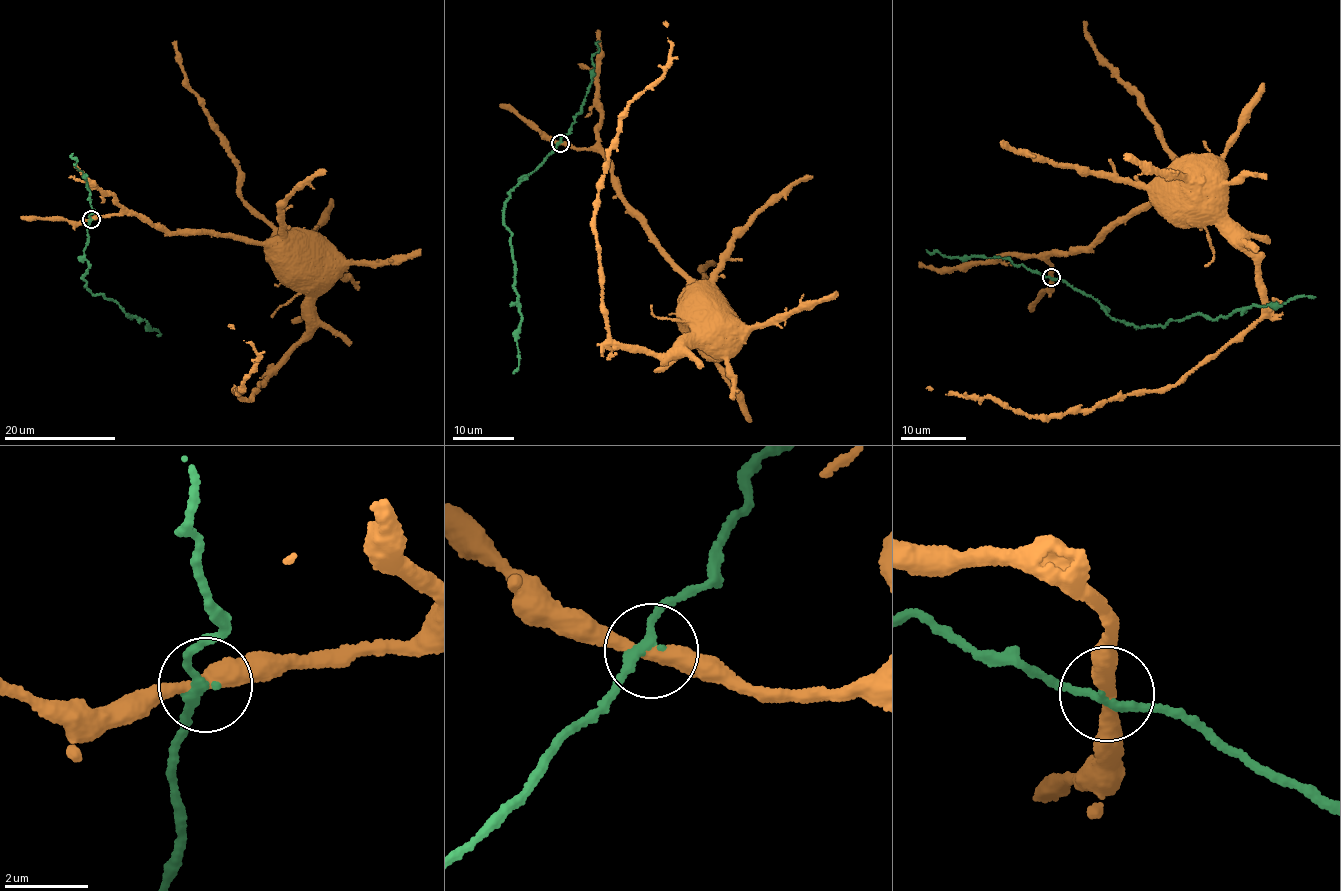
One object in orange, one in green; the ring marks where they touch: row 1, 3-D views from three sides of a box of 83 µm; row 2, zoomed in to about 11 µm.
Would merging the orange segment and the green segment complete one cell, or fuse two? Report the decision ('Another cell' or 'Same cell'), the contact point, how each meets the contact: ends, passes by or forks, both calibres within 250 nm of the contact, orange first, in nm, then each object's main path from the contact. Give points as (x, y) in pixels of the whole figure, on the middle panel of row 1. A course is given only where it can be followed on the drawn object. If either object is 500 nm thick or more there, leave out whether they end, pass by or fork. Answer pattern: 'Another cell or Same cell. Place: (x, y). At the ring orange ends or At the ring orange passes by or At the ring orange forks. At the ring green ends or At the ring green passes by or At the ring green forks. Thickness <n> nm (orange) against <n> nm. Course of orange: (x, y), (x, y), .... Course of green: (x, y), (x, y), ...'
Another cell. Place: (560, 143). At the ring orange passes by. At the ring green passes by. Thickness 360 nm (orange) against 200 nm. Course of orange: (561, 142), (577, 149), (595, 147), (603, 156), (613, 186), (658, 250), (712, 298), (717, 305), (713, 323). Course of green: (561, 142), (510, 191), (504, 208), (521, 320), (518, 367), (513, 373)

